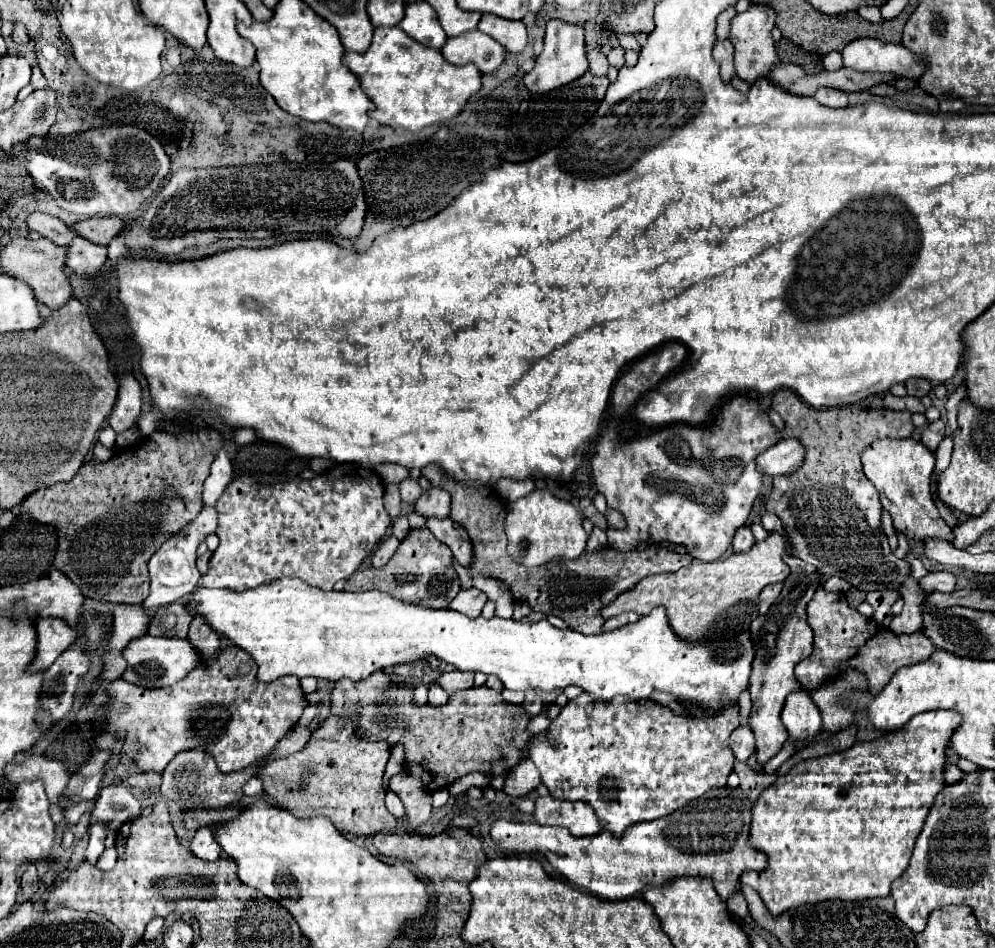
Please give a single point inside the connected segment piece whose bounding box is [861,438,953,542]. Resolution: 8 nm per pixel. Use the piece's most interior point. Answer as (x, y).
(901, 470)

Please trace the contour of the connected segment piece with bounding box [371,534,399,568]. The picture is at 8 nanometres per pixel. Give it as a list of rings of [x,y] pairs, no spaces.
[[[391,534],[391,536],[387,536],[387,538],[379,544],[377,552],[373,554],[373,560],[371,560],[371,562],[373,562],[373,566],[375,566],[375,568],[385,566],[385,562],[389,562],[389,558],[395,554],[397,546],[399,546],[399,538],[395,538],[393,534]]]

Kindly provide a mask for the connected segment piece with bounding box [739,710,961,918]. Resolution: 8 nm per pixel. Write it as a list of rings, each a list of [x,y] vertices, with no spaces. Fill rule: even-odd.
[[[937,710],[937,712],[925,712],[925,714],[917,714],[913,716],[901,730],[897,730],[897,734],[883,734],[873,742],[855,742],[849,750],[837,752],[837,754],[827,754],[827,756],[819,756],[819,758],[809,758],[809,760],[801,760],[797,762],[786,775],[779,775],[776,782],[767,786],[761,796],[757,798],[751,814],[751,832],[747,838],[747,844],[753,846],[755,850],[763,852],[767,856],[767,868],[761,872],[743,872],[739,878],[739,884],[743,886],[751,886],[753,890],[757,890],[757,894],[761,896],[761,900],[765,902],[765,906],[769,908],[769,912],[777,918],[781,916],[785,910],[803,906],[803,904],[815,904],[815,902],[825,902],[825,900],[867,900],[867,898],[883,898],[889,896],[889,888],[891,882],[895,878],[899,878],[905,868],[909,866],[909,858],[915,846],[915,838],[919,836],[923,822],[927,818],[927,812],[937,796],[937,792],[941,790],[943,782],[943,768],[945,768],[945,750],[949,746],[949,734],[953,734],[953,730],[957,728],[957,722],[961,722],[957,718],[957,714],[949,712],[949,710]]]

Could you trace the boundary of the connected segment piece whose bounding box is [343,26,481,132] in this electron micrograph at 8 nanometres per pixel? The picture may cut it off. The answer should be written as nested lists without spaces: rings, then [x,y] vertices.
[[[399,26],[377,28],[373,46],[361,54],[345,52],[343,62],[359,78],[365,94],[375,102],[377,110],[371,112],[371,118],[409,132],[421,132],[431,124],[455,120],[465,102],[481,88],[481,72],[477,66],[453,66],[445,62],[439,50],[421,46]]]

